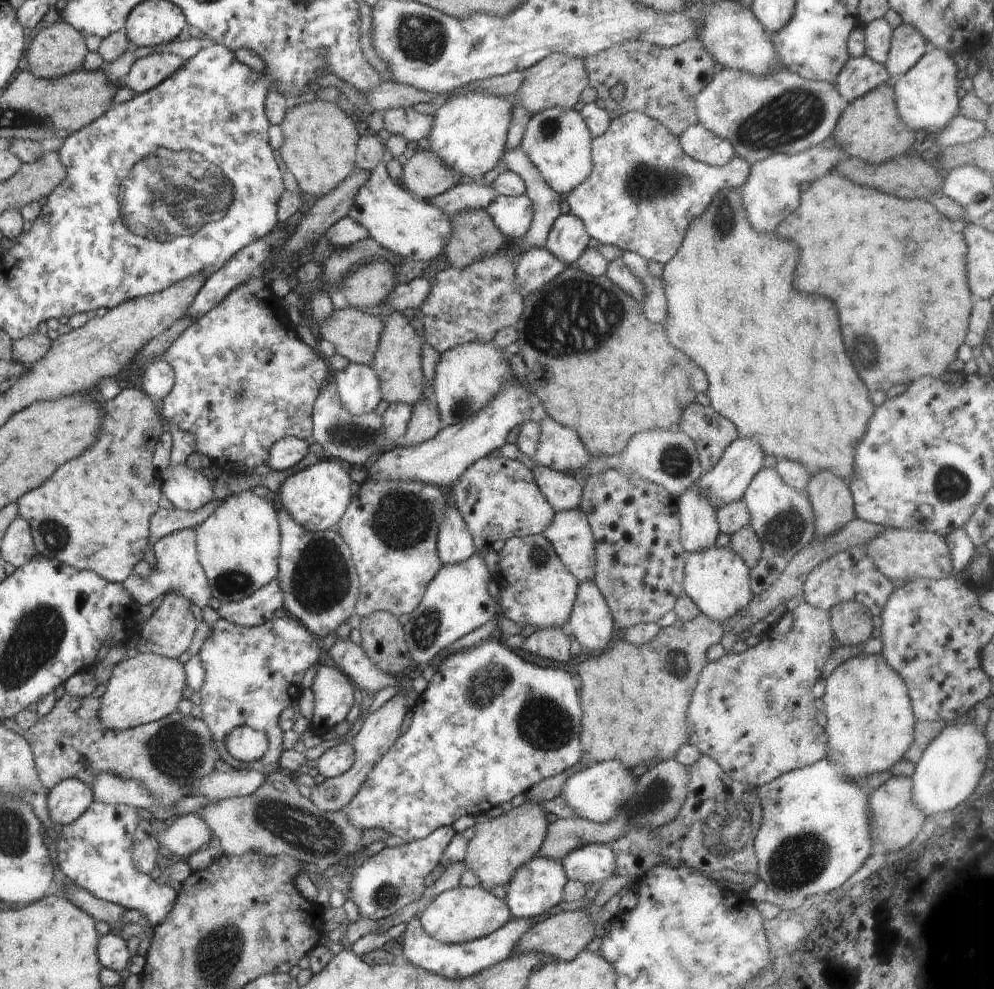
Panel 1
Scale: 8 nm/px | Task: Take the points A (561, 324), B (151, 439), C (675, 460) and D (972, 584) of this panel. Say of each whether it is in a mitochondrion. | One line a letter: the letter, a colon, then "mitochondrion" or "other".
A: mitochondrion
B: other
C: mitochondrion
D: other

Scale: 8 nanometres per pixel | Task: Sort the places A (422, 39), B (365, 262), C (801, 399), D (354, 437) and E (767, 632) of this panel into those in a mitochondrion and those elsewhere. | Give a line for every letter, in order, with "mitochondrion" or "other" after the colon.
A: mitochondrion
B: other
C: other
D: mitochondrion
E: other

